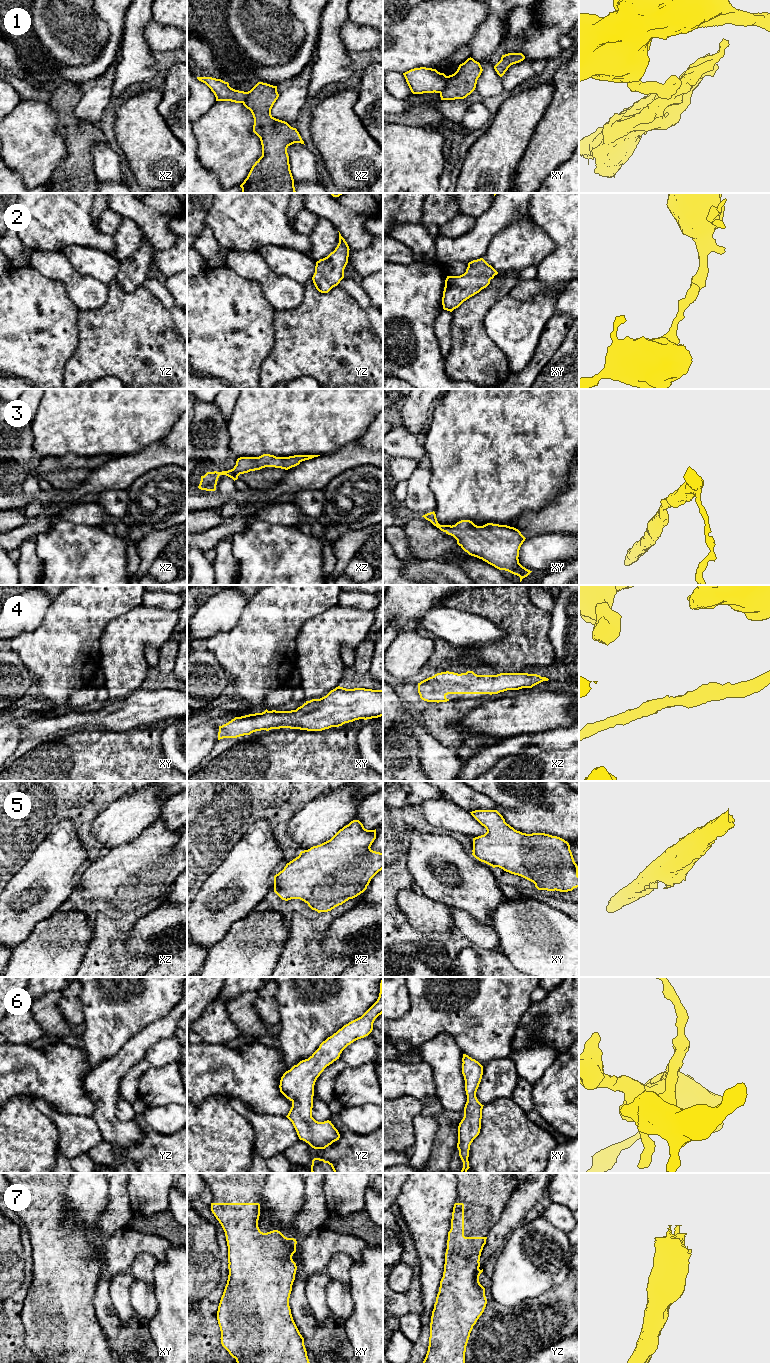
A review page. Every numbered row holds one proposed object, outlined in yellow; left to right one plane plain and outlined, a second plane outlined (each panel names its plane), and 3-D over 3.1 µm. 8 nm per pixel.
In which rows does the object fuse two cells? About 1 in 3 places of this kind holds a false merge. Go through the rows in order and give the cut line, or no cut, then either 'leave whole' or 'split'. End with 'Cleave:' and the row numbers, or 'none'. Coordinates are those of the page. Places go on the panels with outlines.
1: cut xy (447, 76), (445, 86), (439, 92); split
2: cut none; leave whole
3: cut none; leave whole
4: cut none; leave whole
5: cut none; leave whole
6: cut none; leave whole
7: cut none; leave whole
Cleave: 1

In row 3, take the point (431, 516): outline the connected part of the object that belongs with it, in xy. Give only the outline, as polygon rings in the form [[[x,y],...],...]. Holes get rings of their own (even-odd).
[[[434,511],[422,517],[453,536],[469,555],[519,576],[520,582],[532,572],[519,563],[519,550],[526,538],[518,529],[493,523],[477,526],[470,520],[461,520],[452,526],[440,525]]]

